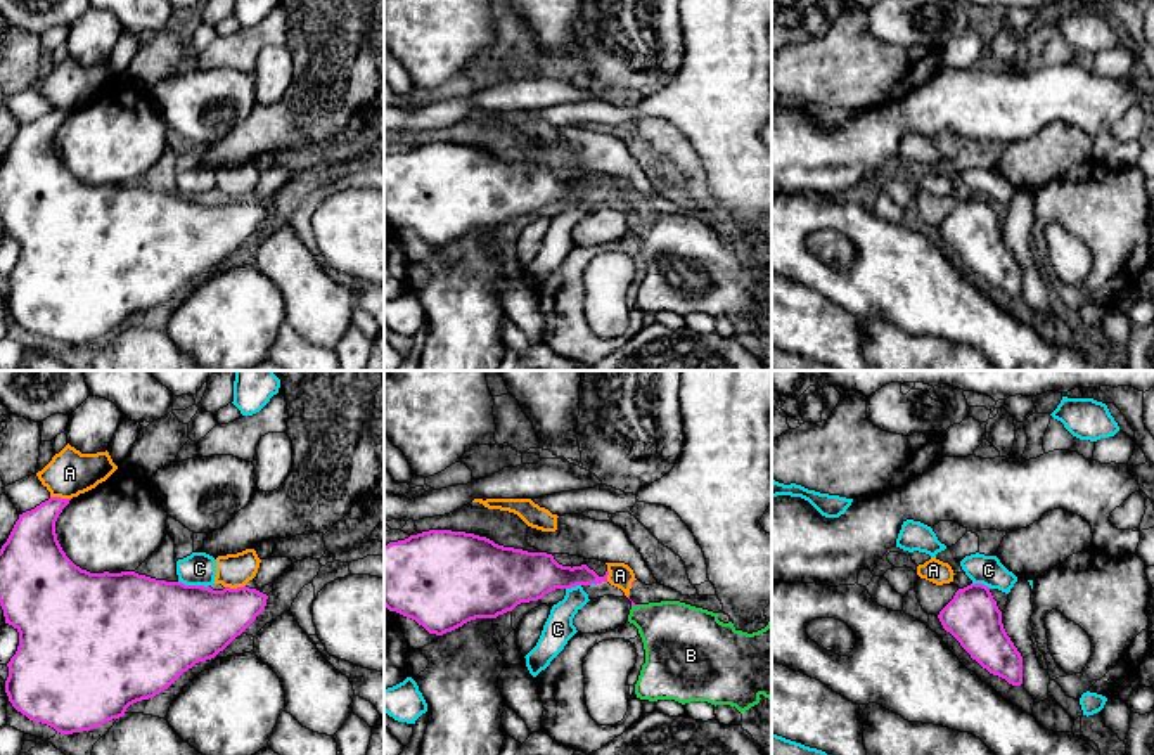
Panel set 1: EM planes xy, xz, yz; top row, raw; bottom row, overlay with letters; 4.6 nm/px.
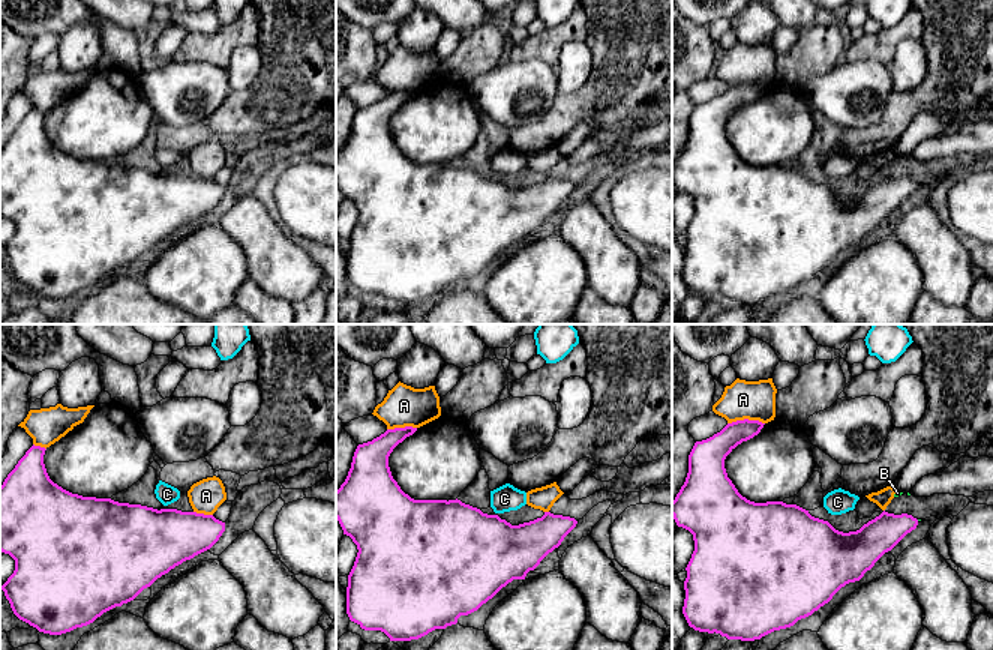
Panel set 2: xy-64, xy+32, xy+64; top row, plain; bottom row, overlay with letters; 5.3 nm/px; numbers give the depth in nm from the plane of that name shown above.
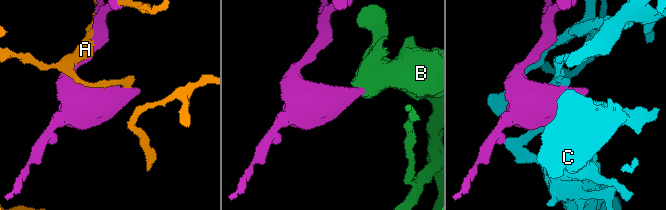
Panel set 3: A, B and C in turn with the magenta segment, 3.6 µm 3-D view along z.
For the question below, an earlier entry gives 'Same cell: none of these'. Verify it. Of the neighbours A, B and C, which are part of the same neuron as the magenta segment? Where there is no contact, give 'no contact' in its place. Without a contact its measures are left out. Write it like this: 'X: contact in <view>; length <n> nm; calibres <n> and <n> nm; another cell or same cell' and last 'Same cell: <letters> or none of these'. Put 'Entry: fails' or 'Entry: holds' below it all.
A: contact in xy; length 100 nm; calibres 220 and 220 nm; another cell
B: contact in xz; length 40 nm; calibres 20 and 320 nm; same cell
C: contact in xy; length 150 nm; calibres 440 and 160 nm; another cell
Same cell: B
Entry: fails

